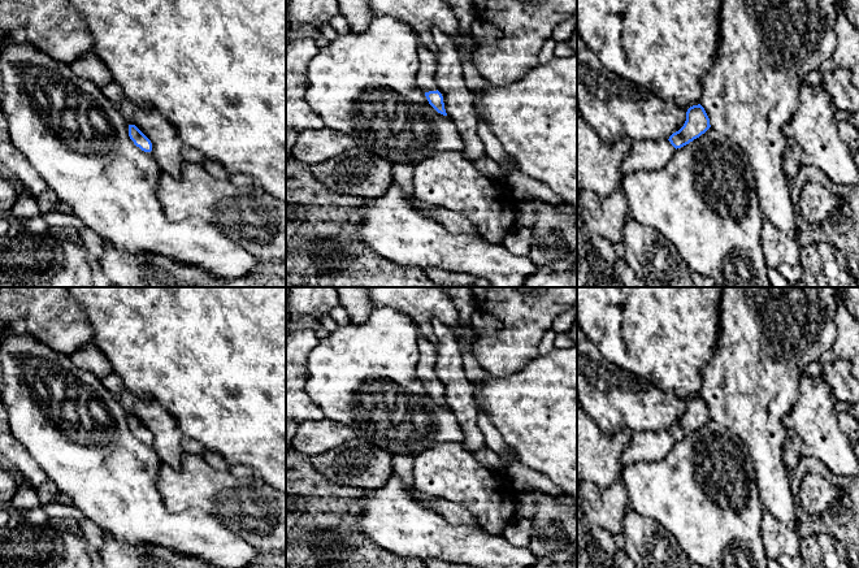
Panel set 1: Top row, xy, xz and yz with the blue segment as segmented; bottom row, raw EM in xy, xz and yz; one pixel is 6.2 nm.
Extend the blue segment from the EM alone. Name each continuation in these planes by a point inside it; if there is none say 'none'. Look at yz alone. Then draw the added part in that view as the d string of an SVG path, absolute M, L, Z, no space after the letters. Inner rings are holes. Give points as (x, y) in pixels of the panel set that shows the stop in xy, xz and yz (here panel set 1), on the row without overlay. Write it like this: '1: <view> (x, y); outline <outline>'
1: yz (645, 446); outline M668 430L632 432L630 442L621 454L622 464L660 461L672 450L674 441Z

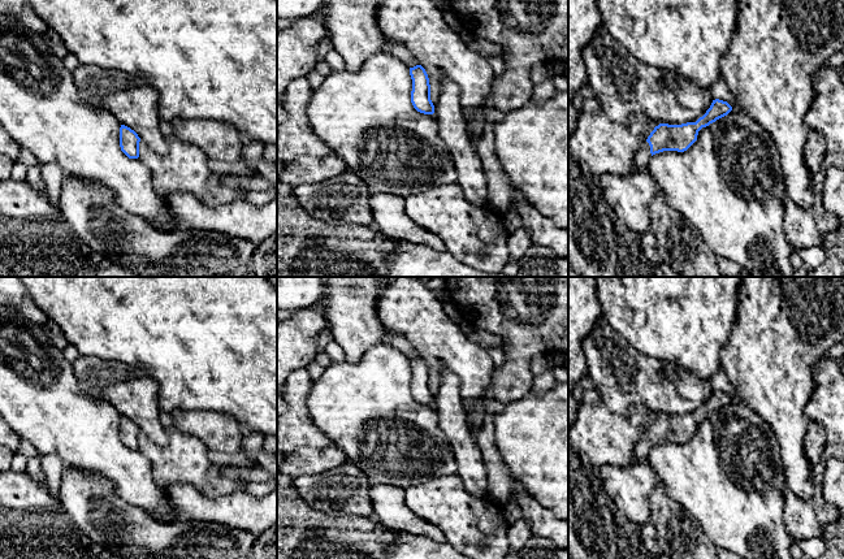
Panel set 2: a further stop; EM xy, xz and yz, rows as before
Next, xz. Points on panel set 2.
1: xz (393, 338); outline M388 330L385 333L386 333L388 343L402 351L408 359L414 359L419 356L417 351L411 346L411 343L407 339L404 339L395 332Z

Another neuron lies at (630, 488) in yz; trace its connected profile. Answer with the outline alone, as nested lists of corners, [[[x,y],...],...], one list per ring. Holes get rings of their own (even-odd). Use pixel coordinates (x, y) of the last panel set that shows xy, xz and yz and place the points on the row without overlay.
[[[636,463],[629,467],[601,465],[597,472],[606,494],[629,523],[644,525],[649,523],[649,497],[657,477],[649,464]]]

